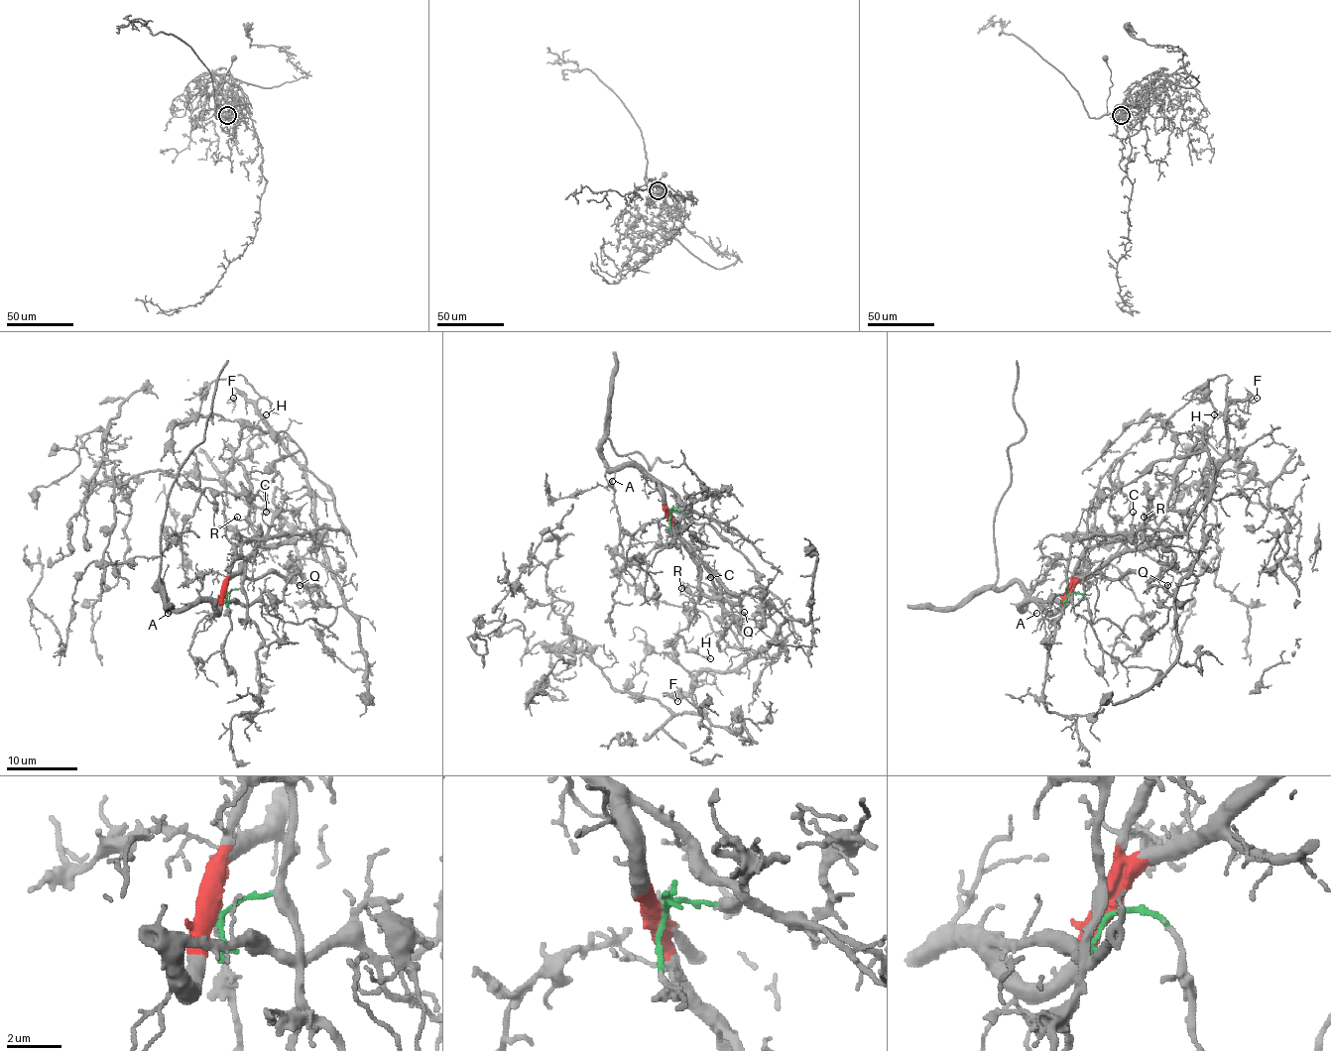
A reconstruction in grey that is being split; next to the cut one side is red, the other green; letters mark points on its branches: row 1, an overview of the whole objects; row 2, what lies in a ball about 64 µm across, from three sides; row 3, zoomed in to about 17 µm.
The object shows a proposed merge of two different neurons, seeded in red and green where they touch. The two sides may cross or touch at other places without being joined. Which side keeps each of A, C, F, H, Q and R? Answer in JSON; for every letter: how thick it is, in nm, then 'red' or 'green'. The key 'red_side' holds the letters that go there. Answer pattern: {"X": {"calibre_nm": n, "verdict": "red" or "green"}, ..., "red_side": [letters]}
{"A": {"calibre_nm": 90, "verdict": "red"}, "C": {"calibre_nm": 150, "verdict": "red"}, "F": {"calibre_nm": 120, "verdict": "green"}, "H": {"calibre_nm": 130, "verdict": "red"}, "Q": {"calibre_nm": 100, "verdict": "red"}, "R": {"calibre_nm": 120, "verdict": "red"}, "red_side": ["A", "C", "H", "Q", "R"]}

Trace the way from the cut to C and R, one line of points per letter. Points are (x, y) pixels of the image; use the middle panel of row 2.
C: (671, 515), (676, 530), (712, 580), (706, 576), (710, 578)
R: (671, 515), (673, 532), (698, 564), (699, 590), (696, 601), (682, 594), (682, 589)

